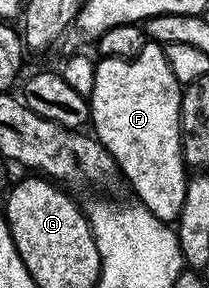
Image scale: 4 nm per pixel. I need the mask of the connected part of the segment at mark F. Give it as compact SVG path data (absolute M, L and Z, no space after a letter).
M146 41L143 52L139 52L139 56L134 58L101 58L96 63L97 71L95 72L95 88L89 95L89 117L91 119L91 130L98 142L105 145L105 151L115 160L120 177L129 181L131 189L137 193L136 201L147 208L147 212L151 212L151 216L155 216L159 220L170 224L176 223L179 212L183 212L183 196L187 192L187 167L185 165L185 157L181 151L181 91L182 83L175 80L175 72L171 72L171 68L167 64L167 56L165 55L165 47L152 41Z

